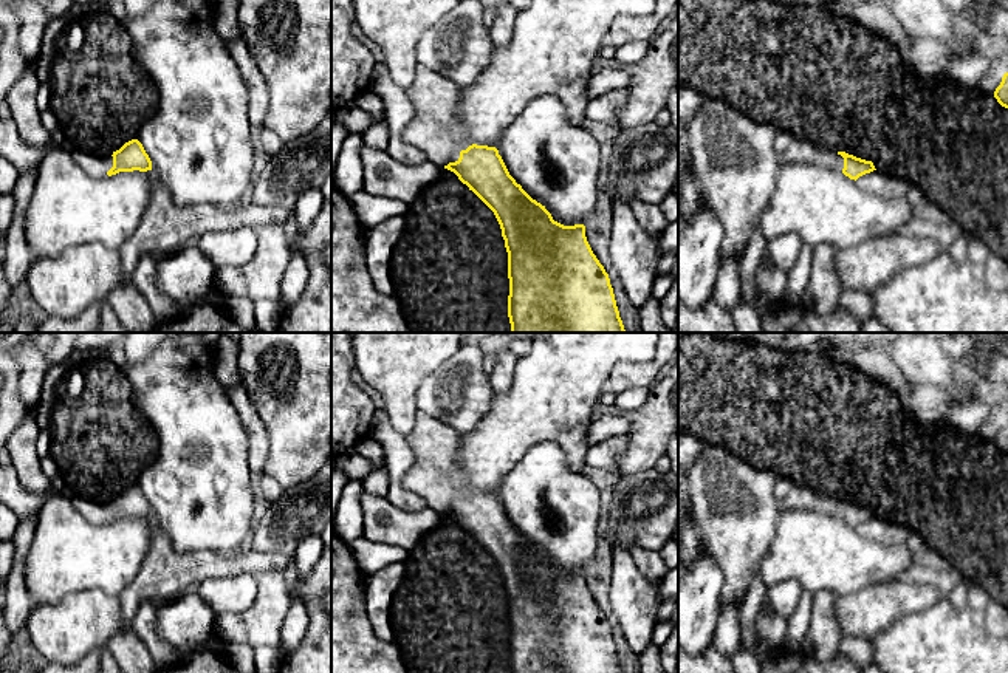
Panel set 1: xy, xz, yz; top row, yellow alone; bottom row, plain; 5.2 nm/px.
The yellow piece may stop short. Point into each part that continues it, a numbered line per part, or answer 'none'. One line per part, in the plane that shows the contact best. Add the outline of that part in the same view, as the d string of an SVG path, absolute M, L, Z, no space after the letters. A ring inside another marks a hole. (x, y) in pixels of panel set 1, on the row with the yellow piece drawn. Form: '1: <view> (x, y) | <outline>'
1: xz (435, 129) | M420 63L406 90L413 119L404 128L403 139L421 149L438 167L458 161L460 152L471 144L460 124L460 91L460 85Z

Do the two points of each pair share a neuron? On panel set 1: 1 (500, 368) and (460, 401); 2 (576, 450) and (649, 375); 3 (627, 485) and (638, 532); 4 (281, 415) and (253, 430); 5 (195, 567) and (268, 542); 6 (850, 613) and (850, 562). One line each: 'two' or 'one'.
1: two
2: two
3: one
4: two
5: two
6: two

